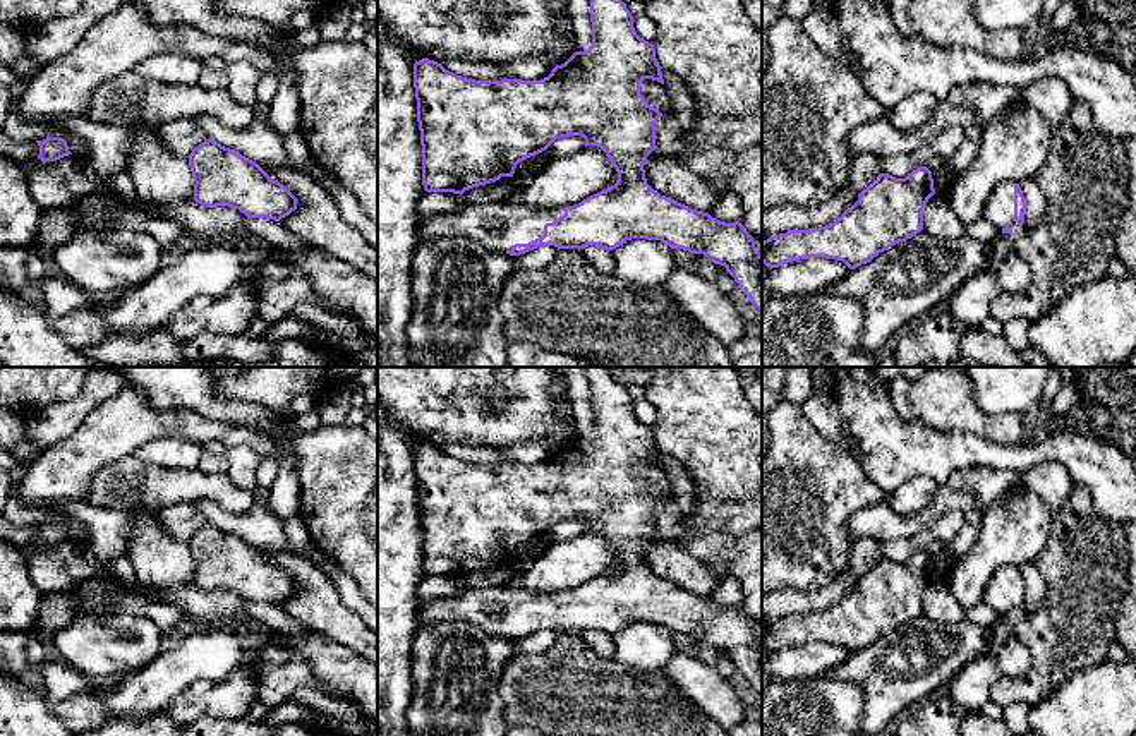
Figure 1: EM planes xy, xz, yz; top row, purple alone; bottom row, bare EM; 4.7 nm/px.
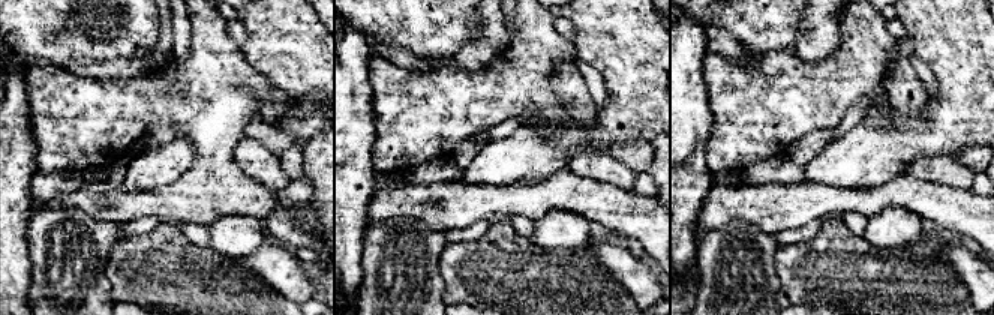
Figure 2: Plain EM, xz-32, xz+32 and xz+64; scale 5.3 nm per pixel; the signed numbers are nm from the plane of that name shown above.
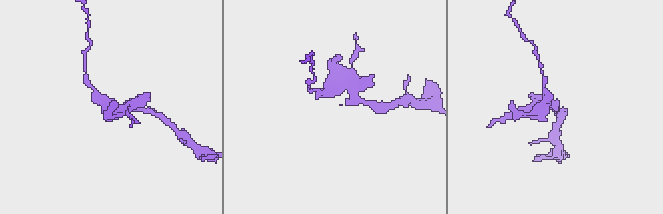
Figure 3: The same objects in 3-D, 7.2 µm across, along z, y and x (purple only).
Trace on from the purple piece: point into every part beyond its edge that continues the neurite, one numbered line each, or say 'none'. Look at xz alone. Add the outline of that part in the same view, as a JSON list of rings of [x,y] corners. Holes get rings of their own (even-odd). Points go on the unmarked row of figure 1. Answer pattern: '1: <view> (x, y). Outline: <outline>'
1: xz (496, 609). Outline: [[[463,588],[419,611],[419,624],[470,623],[491,636],[510,636],[515,628],[529,628],[544,619],[544,609],[563,600],[558,594],[532,594],[523,588]]]

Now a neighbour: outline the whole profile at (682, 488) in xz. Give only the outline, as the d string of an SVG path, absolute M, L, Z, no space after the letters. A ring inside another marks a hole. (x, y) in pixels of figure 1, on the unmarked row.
M661 453L664 472L669 480L673 499L676 501L681 515L688 515L693 510L693 482L685 467L671 455Z

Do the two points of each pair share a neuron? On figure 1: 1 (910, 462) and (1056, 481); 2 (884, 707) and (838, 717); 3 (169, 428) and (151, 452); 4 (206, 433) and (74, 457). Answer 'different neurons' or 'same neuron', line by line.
1: different neurons
2: different neurons
3: different neurons
4: same neuron

